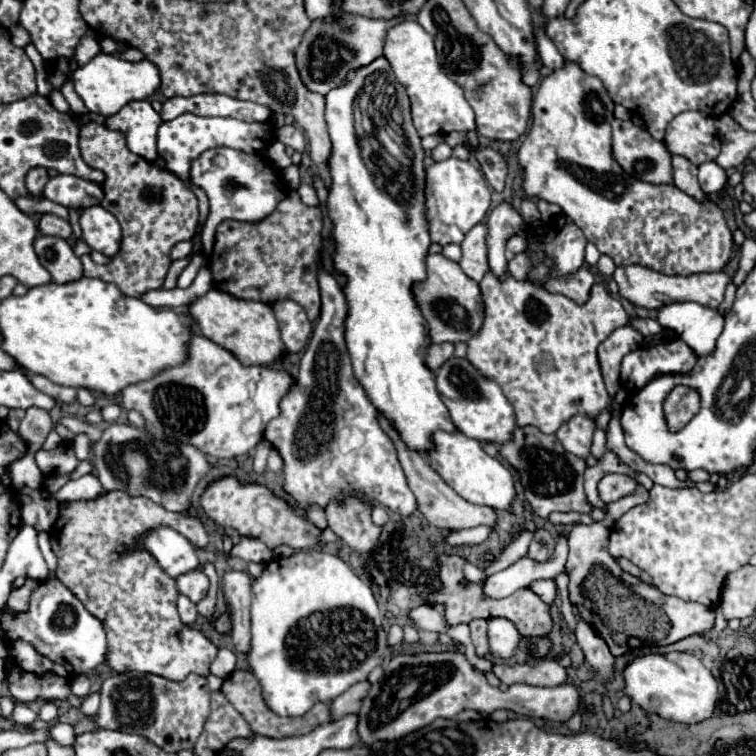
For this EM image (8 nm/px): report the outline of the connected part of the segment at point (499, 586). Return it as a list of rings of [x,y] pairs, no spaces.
[[[561,535],[555,547],[555,553],[549,561],[543,563],[521,557],[507,569],[489,575],[483,583],[483,597],[485,599],[503,599],[515,593],[517,589],[529,587],[531,581],[537,579],[555,579],[559,573],[565,569],[565,559],[567,559],[567,539]]]

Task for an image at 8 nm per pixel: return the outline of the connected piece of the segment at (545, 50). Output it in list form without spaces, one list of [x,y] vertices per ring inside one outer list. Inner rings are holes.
[[[543,29],[537,31],[537,47],[539,47],[539,57],[541,57],[545,67],[549,67],[549,69],[561,69],[565,65],[565,57],[557,51],[553,41],[547,39]]]

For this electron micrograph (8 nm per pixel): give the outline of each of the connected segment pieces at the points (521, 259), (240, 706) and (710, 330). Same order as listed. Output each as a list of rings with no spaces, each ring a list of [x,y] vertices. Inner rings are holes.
[[[525,253],[515,255],[509,263],[507,263],[507,271],[517,279],[517,281],[525,281],[527,279],[527,271],[529,271],[529,257]]]
[[[233,671],[229,677],[225,677],[223,685],[221,685],[221,693],[229,699],[229,703],[245,717],[245,721],[249,723],[251,731],[255,735],[263,735],[263,737],[271,737],[271,739],[283,739],[283,737],[293,737],[293,735],[307,735],[309,731],[313,731],[319,725],[325,725],[329,721],[329,705],[327,703],[317,703],[311,711],[307,711],[301,717],[281,717],[277,713],[273,713],[269,709],[269,705],[265,703],[263,695],[261,695],[261,685],[255,679],[255,675],[251,671]]]
[[[669,303],[659,309],[657,321],[663,329],[675,331],[697,357],[715,351],[717,337],[723,331],[723,315],[699,303]]]

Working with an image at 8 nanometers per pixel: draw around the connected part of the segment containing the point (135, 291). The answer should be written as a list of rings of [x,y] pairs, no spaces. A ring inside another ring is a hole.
[[[89,121],[89,123],[81,125],[79,149],[81,149],[83,161],[89,167],[99,169],[105,175],[105,181],[101,183],[101,189],[105,193],[101,207],[111,211],[117,217],[117,221],[121,223],[121,229],[123,229],[121,251],[107,265],[85,265],[83,263],[83,269],[85,269],[83,275],[85,277],[97,277],[97,279],[109,281],[109,283],[117,283],[117,287],[121,287],[121,291],[125,291],[125,295],[133,295],[133,297],[139,297],[141,293],[151,291],[151,289],[161,289],[161,283],[163,283],[167,269],[171,265],[171,257],[169,257],[171,247],[175,243],[187,241],[195,235],[197,221],[199,221],[199,209],[197,209],[195,193],[174,173],[169,173],[167,169],[159,169],[155,163],[149,163],[147,159],[131,153],[127,149],[125,135],[121,131],[109,129],[103,123]],[[145,190],[149,190],[151,194],[154,194],[154,197],[145,199]]]

